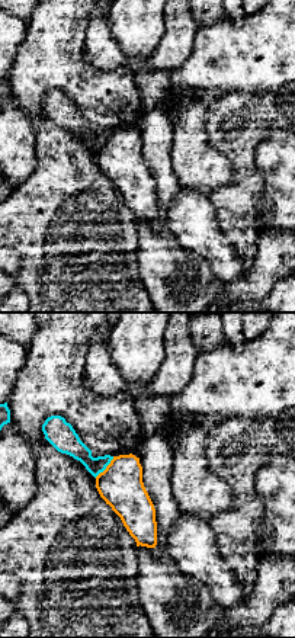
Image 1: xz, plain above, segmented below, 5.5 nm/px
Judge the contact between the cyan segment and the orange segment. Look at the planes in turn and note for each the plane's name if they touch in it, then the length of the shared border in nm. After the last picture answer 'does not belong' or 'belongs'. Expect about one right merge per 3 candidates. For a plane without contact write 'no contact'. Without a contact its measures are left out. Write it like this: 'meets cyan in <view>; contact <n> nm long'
meets cyan in xz; contact 160 nm long

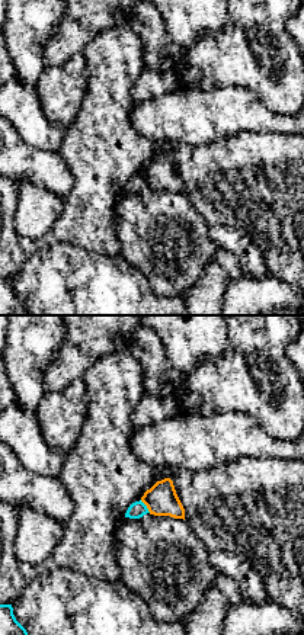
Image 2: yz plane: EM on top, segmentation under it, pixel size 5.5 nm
meets cyan in yz; contact 90 nm long

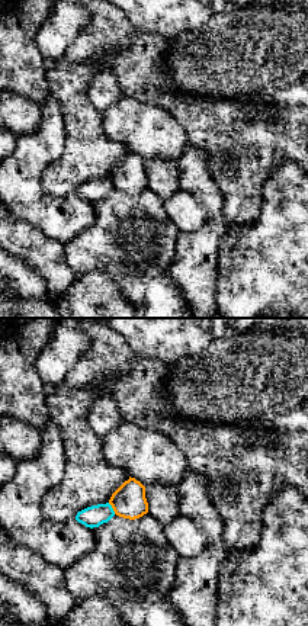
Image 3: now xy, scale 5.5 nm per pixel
meets cyan in xy; contact 80 nm long

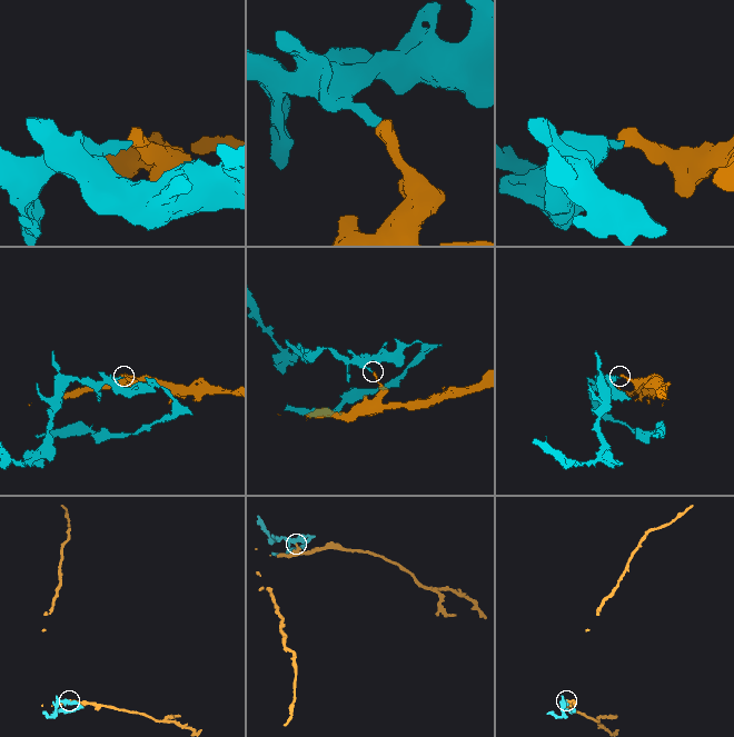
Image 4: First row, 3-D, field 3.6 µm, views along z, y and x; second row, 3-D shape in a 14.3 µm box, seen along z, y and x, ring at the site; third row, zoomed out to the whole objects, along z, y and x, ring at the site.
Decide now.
does not belong

